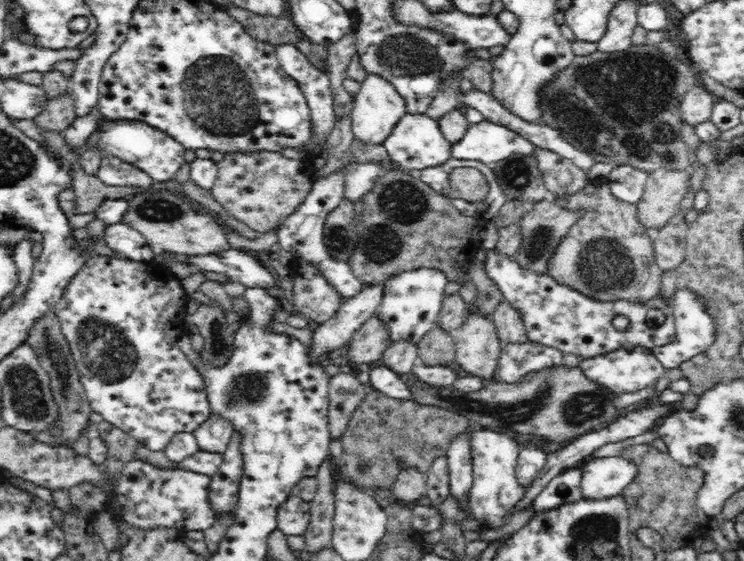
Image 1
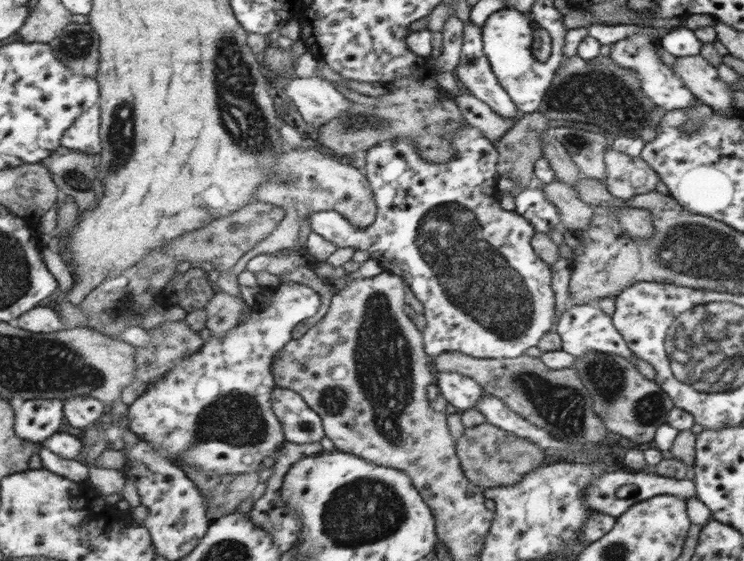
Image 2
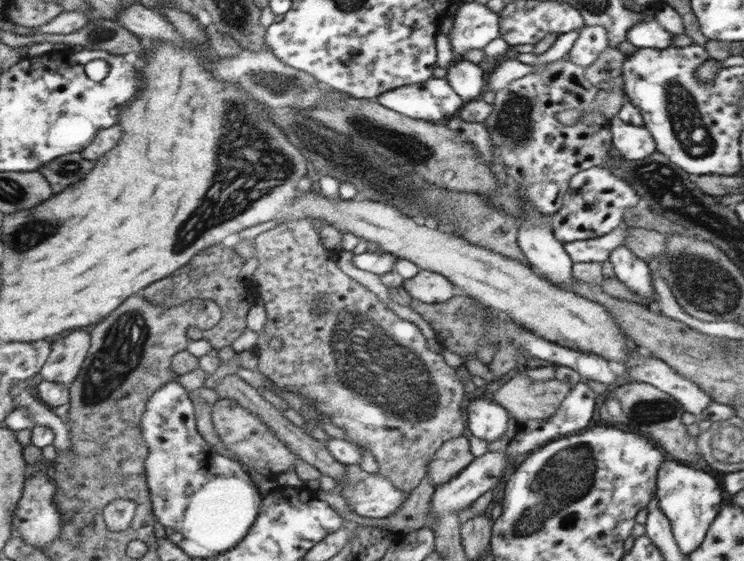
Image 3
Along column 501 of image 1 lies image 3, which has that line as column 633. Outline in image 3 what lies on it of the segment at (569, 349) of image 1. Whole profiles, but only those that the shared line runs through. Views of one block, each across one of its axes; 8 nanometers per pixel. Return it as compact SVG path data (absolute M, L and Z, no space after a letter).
M622 245L614 248L607 258L614 266L615 278L630 287L640 297L646 297L650 306L657 309L658 297L652 284L650 264L643 258L636 256L631 249Z

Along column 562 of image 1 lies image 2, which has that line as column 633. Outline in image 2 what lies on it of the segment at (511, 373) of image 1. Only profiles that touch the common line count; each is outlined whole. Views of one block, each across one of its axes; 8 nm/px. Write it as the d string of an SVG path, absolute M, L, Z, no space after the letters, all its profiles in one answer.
M574 304L574 306L566 309L560 317L560 322L556 324L556 332L561 337L562 350L575 357L588 351L594 351L624 357L630 360L632 364L634 359L638 359L636 354L628 348L618 330L615 329L613 319L609 314L588 304Z

